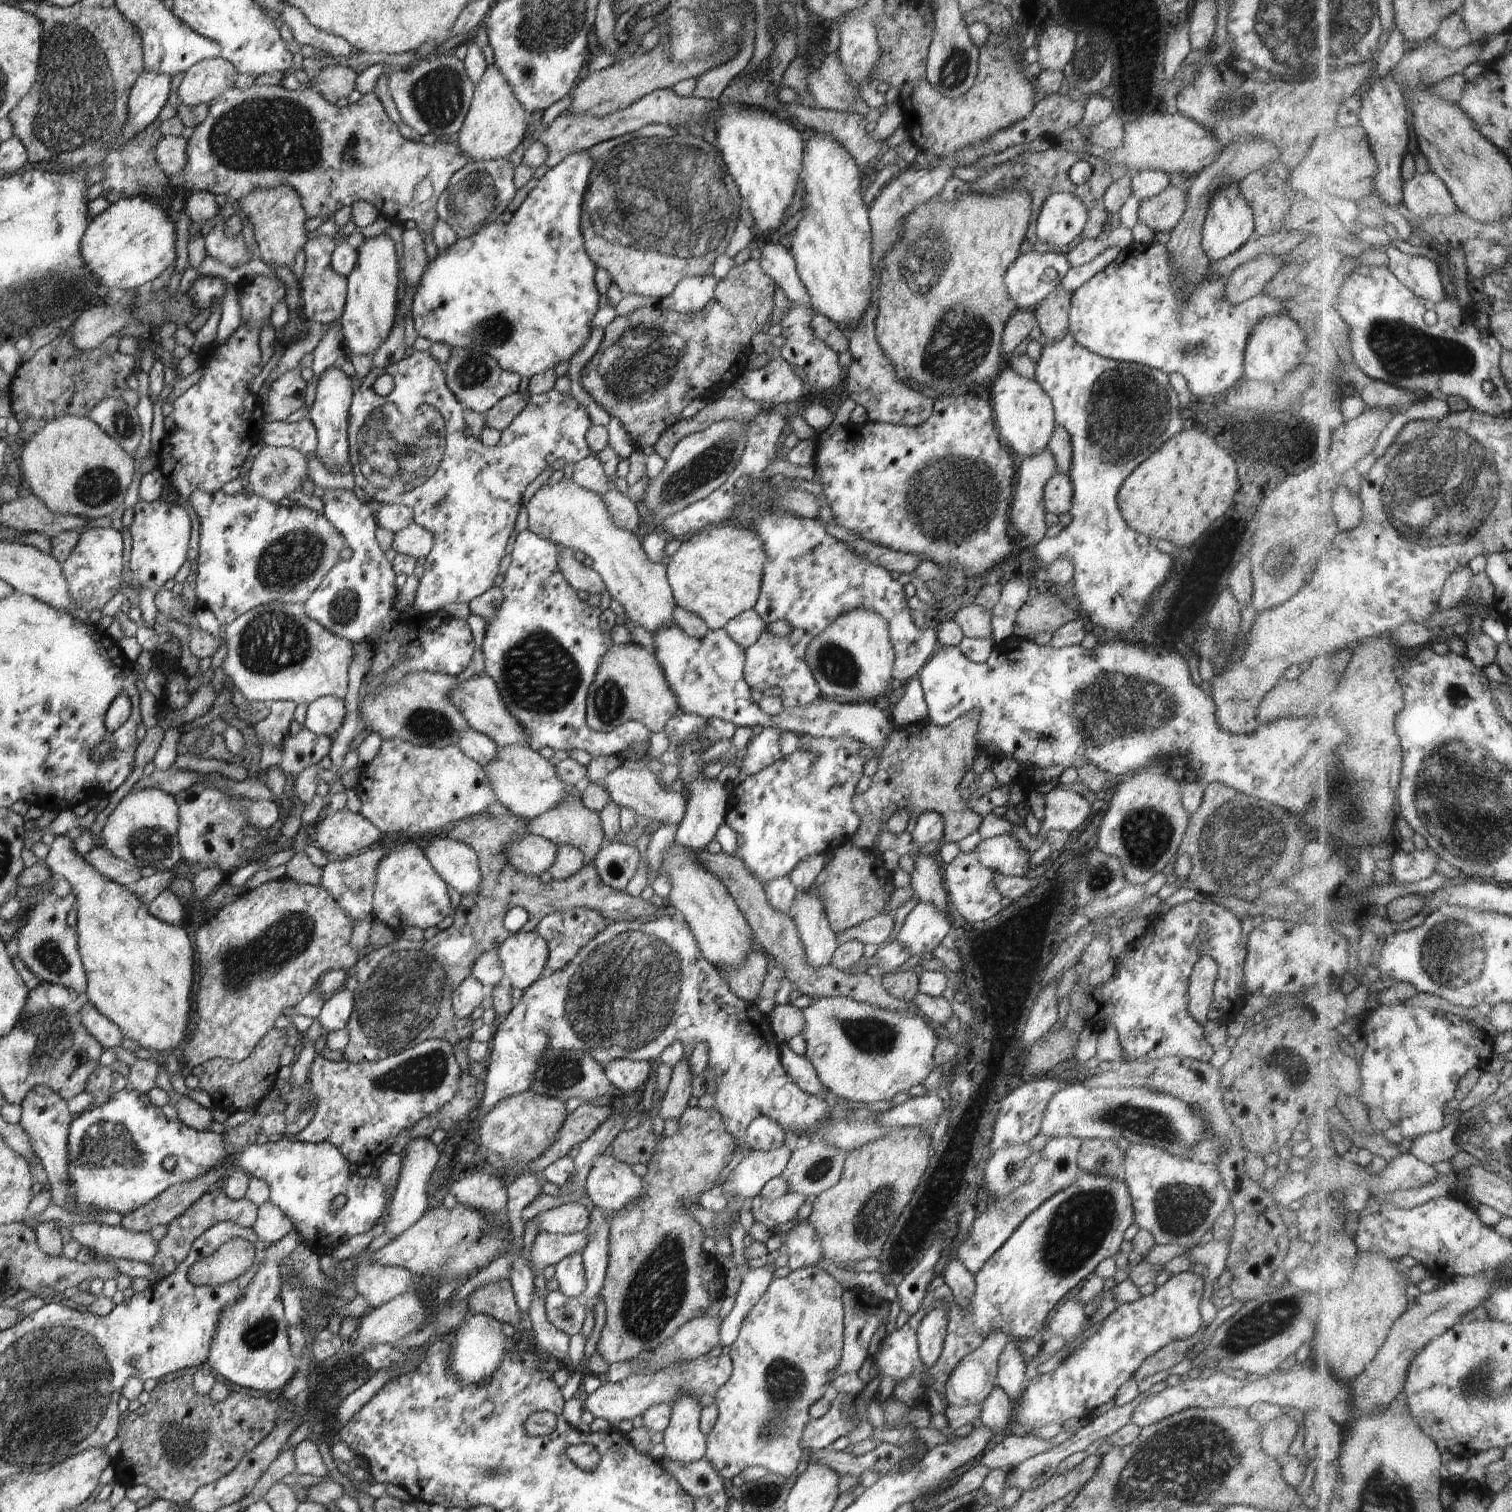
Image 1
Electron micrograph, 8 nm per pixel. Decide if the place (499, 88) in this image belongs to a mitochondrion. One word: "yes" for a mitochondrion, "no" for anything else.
no

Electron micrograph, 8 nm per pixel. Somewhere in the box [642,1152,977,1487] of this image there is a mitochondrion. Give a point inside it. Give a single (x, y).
(786, 1382)

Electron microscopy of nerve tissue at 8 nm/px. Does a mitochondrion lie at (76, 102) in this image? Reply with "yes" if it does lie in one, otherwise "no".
yes

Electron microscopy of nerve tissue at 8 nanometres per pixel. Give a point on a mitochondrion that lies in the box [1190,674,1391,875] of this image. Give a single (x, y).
(1302, 786)

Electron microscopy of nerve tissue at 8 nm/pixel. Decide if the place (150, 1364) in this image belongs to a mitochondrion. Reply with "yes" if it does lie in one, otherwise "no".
no

